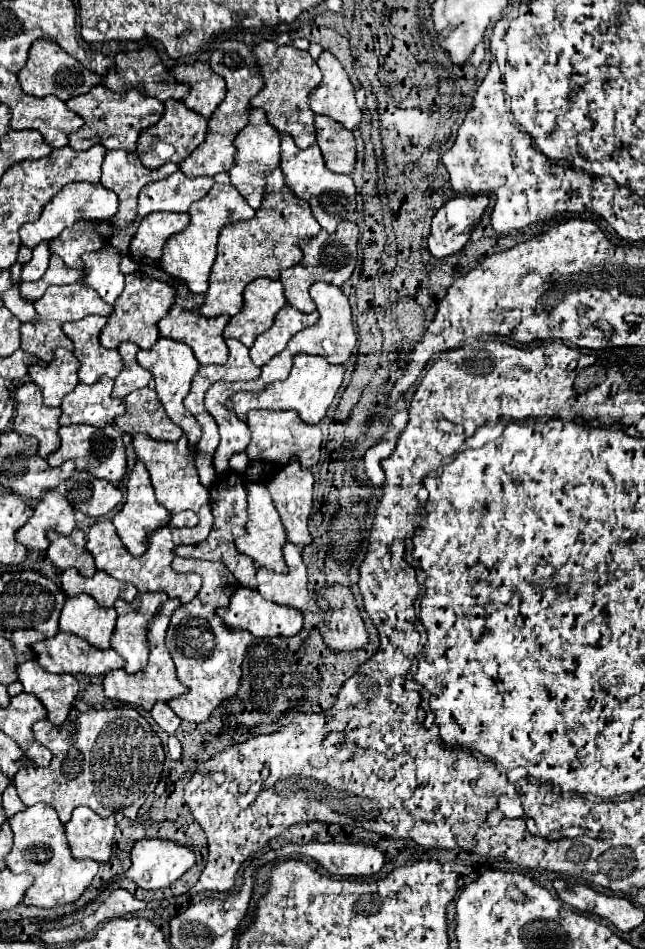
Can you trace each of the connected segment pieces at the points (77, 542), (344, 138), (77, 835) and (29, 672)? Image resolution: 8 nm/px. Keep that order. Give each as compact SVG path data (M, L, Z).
M73 529L73 533L69 535L61 535L61 533L51 533L49 535L49 549L47 549L47 557L51 559L51 563L59 569L69 569L75 567L83 577L93 577L95 575L95 563L91 553L87 551L85 543L87 543L87 535L81 529Z
M315 117L317 145L323 151L327 169L349 175L355 169L355 137L339 121L329 117Z
M77 807L71 819L65 823L67 839L75 859L95 859L107 863L111 857L115 819L99 817L93 809Z
M27 661L17 669L19 681L27 693L33 693L47 709L47 719L55 725L61 725L79 693L79 683L71 675L55 677L47 673L37 661Z

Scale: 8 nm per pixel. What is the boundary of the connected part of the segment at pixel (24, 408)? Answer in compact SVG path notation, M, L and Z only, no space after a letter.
M23 383L15 391L15 431L33 435L39 441L39 455L49 457L59 449L59 407L45 407L41 389L35 383Z

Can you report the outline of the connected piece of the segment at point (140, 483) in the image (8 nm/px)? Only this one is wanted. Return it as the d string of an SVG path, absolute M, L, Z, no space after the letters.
M137 461L135 469L131 471L129 479L127 479L127 501L121 507L121 511L117 511L117 515L113 517L113 525L117 529L119 539L123 541L123 545L135 555L143 555L147 551L147 537L151 533L155 533L161 527L167 527L171 523L171 513L167 513L167 509L163 509L163 505L157 505L155 501L155 493L153 493L153 485L149 481L149 473L145 469L145 465L141 461Z

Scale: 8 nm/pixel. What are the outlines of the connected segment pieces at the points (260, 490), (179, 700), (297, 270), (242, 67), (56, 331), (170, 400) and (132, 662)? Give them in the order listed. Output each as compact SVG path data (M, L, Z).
M247 483L247 497L249 497L249 521L247 521L247 535L237 539L237 549L249 555L257 567L267 567L275 573L287 573L287 565L283 559L283 547L289 541L287 531L281 523L281 517L267 493L267 487L261 483Z
M175 557L173 569L199 573L203 577L203 587L191 603L175 609L171 625L167 629L165 641L175 661L177 677L183 685L189 687L189 691L181 697L175 697L169 707L183 721L203 723L225 699L231 699L237 693L241 681L241 665L247 649L255 643L255 637L241 629L229 629L217 615L217 609L225 607L235 589L239 589L239 581L235 581L231 571L223 563Z
M343 221L343 225L339 225L339 229L333 235L329 235L327 231L321 231L317 237L303 241L301 243L303 261L281 273L281 283L285 287L287 303L299 309L301 313L313 313L315 307L309 297L309 287L317 281L343 285L353 275L353 269L357 265L357 243L359 243L359 229L353 221Z
M223 41L219 45L219 49L215 49L211 53L211 69L215 73L219 73L225 83L227 83L227 97L223 99L223 103L215 109L213 117L209 119L209 133L203 145L199 145L199 149L195 149L195 153L191 153L191 157L187 157L187 161L183 161L183 165L179 165L179 169L187 175L187 177L201 177L201 175L217 175L223 171L229 171L235 165L235 137L237 133L247 125L249 121L249 111L251 111L251 97L255 97L261 89L263 89L263 77L259 71L259 63L253 55L253 51L249 49L249 45L245 45L243 41Z
M73 283L73 285L51 285L45 295L41 299L37 299L35 303L37 315L39 315L39 323L25 323L21 325L21 349L27 353L37 355L41 361L51 363L55 357L55 349L63 347L63 349L73 349L73 343L69 341L69 337L63 333L61 325L65 321L77 321L83 319L87 315L103 315L109 317L113 307L107 305L105 301L101 301L101 297L95 293L95 289L83 285L83 283Z
M161 337L151 349L147 349L147 351L141 349L141 351L137 353L137 361L139 361L147 371L153 373L153 377L155 377L155 391L159 393L159 399L161 399L167 415L171 417L171 421L185 431L185 437L191 441L191 445L189 445L189 447L191 447L191 455L195 457L195 455L197 455L197 443L199 443L199 439L201 439L201 425L197 423L197 419L195 419L195 417L185 409L185 405L183 405L185 397L189 395L191 381L193 381L193 377L195 377L195 373L197 373L197 369L199 369L199 361L195 359L191 347L187 347L185 343L169 341L169 339L165 339L165 337Z
M137 593L137 597L129 603L121 599L115 601L117 627L111 637L111 647L127 661L127 673L137 673L147 665L147 629L165 601L165 593Z

